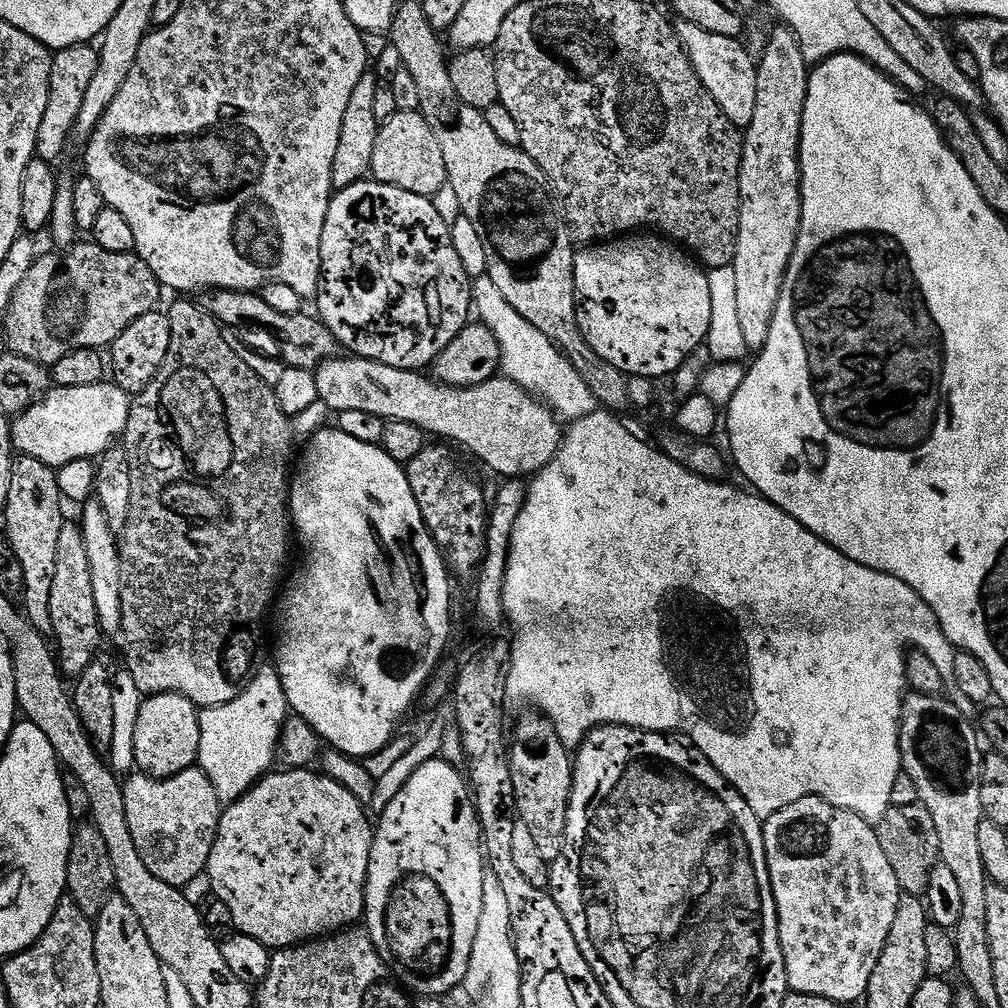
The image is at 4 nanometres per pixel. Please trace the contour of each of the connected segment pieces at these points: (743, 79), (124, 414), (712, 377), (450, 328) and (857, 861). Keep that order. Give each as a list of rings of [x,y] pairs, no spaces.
[[[681,23],[676,33],[698,78],[702,78],[702,86],[706,86],[710,98],[718,102],[718,110],[730,118],[735,128],[746,130],[750,122],[754,122],[754,109],[758,103],[758,70],[754,56],[739,44],[741,41],[737,37],[710,34],[710,30],[702,30],[702,26]]]
[[[114,383],[53,387],[47,396],[12,420],[12,446],[20,456],[38,458],[57,470],[68,463],[99,458],[125,435],[132,400]]]
[[[731,264],[721,268],[713,268],[708,272],[710,282],[710,330],[706,341],[706,349],[716,360],[721,360],[724,364],[716,364],[713,368],[708,368],[704,372],[704,377],[700,380],[699,391],[710,402],[716,404],[717,409],[727,409],[728,403],[738,394],[738,386],[742,386],[745,365],[736,364],[739,360],[747,361],[750,353],[746,346],[746,338],[740,329],[736,297],[736,279]]]
[[[371,178],[359,180],[354,186],[341,188],[333,195],[326,214],[326,226],[322,226],[320,274],[322,291],[315,297],[314,303],[317,308],[315,311],[318,313],[319,319],[323,320],[330,330],[330,334],[334,334],[337,345],[343,351],[344,348],[348,351],[345,353],[361,360],[382,362],[386,366],[394,366],[411,372],[427,369],[434,363],[438,354],[442,354],[442,350],[446,350],[446,346],[450,346],[450,342],[454,342],[454,338],[458,338],[458,334],[464,329],[465,324],[469,323],[470,313],[474,308],[472,302],[473,281],[466,274],[466,270],[462,270],[462,261],[458,259],[458,254],[454,251],[450,225],[442,220],[441,215],[432,205],[431,199],[427,196],[410,194],[410,190],[398,190],[398,186],[379,184],[377,180]]]
[[[807,796],[806,798],[798,798],[798,802],[790,802],[790,806],[778,810],[778,814],[774,814],[769,820],[763,821],[763,826],[768,877],[776,903],[778,934],[782,946],[782,958],[786,962],[789,989],[818,998],[830,998],[837,1006],[852,1004],[855,1000],[863,1001],[868,995],[870,974],[874,974],[874,966],[878,966],[878,958],[882,954],[882,946],[886,946],[890,926],[894,926],[894,914],[898,911],[898,902],[902,895],[898,886],[898,878],[894,878],[894,869],[890,867],[886,853],[882,851],[882,842],[878,842],[875,827],[858,814],[854,814],[850,810],[842,810],[817,796]]]

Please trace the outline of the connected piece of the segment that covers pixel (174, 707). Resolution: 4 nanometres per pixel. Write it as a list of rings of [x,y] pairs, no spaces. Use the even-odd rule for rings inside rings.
[[[177,692],[149,696],[132,724],[132,756],[141,773],[165,780],[199,761],[200,712],[196,703]]]

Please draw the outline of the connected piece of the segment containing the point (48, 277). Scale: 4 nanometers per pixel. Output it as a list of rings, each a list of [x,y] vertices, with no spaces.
[[[77,242],[63,254],[56,254],[60,256],[37,255],[34,266],[30,266],[30,274],[22,278],[22,286],[18,286],[14,294],[14,302],[10,302],[10,310],[2,326],[2,332],[8,339],[7,351],[51,366],[76,348],[104,350],[119,338],[130,322],[159,305],[156,303],[160,300],[162,285],[140,256],[135,252],[110,254],[110,250],[102,250],[102,246],[95,242],[87,243]]]

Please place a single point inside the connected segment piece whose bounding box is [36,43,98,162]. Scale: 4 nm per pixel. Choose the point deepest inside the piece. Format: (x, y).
(72, 68)

